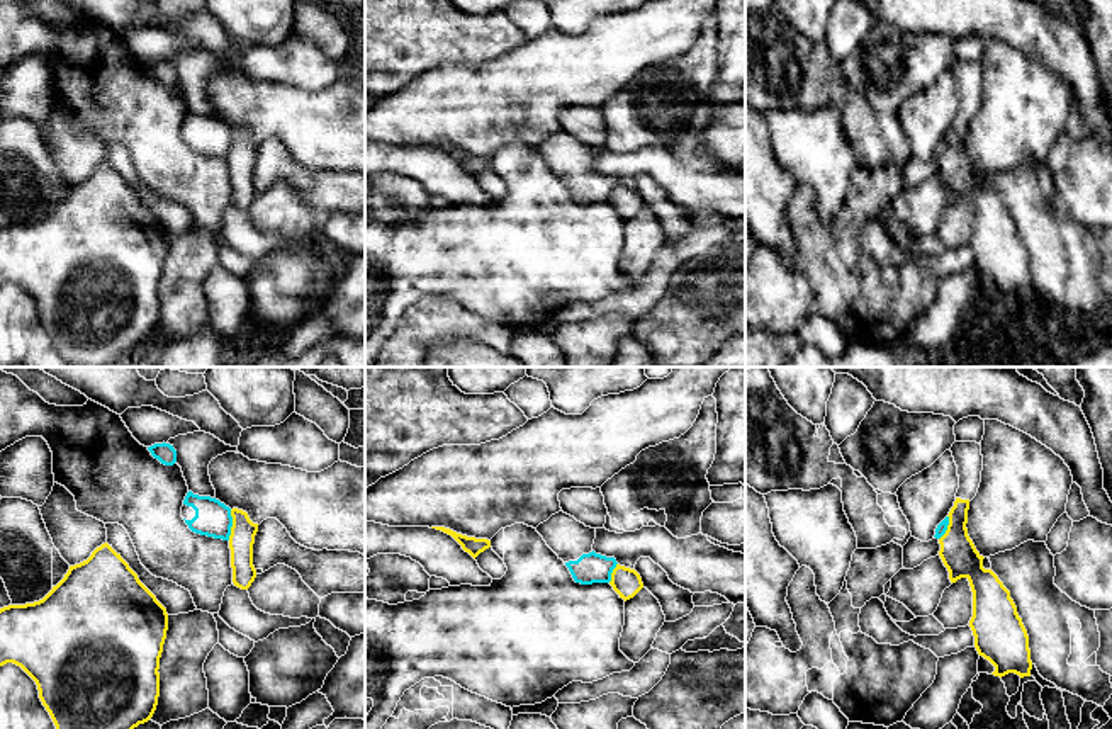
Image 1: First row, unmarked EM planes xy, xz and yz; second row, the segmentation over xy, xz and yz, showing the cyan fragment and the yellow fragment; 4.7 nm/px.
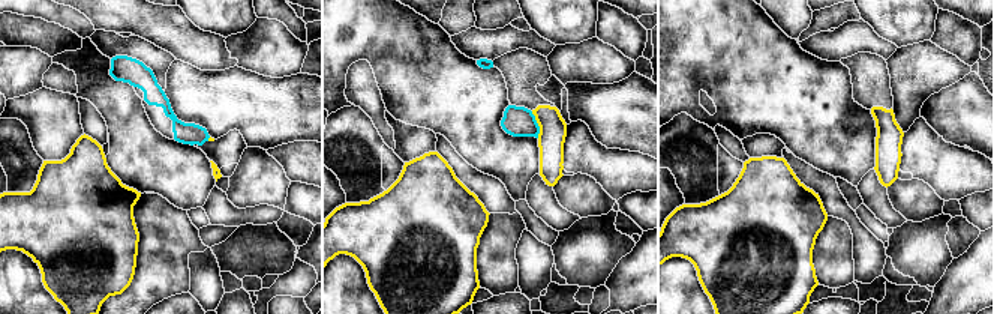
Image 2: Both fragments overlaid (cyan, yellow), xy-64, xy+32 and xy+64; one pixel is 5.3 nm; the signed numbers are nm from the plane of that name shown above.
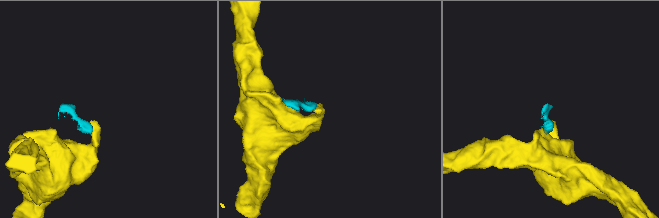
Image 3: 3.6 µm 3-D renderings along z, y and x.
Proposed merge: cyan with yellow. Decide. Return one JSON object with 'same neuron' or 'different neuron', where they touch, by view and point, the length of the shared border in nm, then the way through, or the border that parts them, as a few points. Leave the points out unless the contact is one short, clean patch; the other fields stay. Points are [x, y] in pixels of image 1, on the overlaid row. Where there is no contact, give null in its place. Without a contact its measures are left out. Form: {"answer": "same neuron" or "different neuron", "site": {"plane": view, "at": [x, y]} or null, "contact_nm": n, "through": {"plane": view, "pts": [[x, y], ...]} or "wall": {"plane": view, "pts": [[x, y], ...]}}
{"answer": "different neuron", "site": {"plane": "xy", "at": [231, 525]}, "contact_nm": 140, "wall": {"plane": "xy", "pts": [[231, 510], [231, 534], [228, 539]]}}

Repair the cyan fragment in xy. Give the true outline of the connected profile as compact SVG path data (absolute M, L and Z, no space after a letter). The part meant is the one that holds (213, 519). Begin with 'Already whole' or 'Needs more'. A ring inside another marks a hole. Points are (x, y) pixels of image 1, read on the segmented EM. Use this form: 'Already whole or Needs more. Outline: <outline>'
Needs more. Outline: M187 493L182 517L195 534L229 540L233 517L231 508L211 496Z

